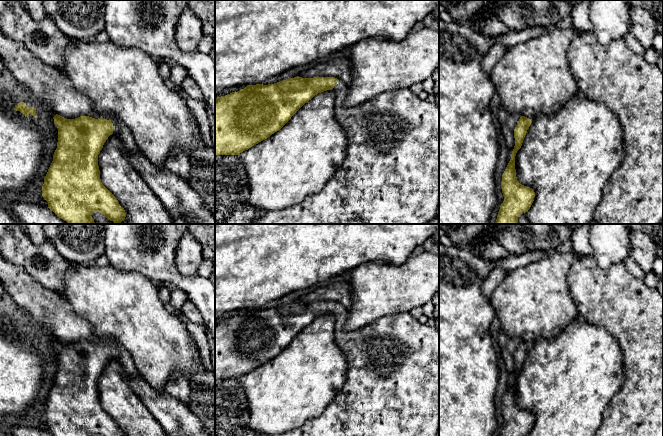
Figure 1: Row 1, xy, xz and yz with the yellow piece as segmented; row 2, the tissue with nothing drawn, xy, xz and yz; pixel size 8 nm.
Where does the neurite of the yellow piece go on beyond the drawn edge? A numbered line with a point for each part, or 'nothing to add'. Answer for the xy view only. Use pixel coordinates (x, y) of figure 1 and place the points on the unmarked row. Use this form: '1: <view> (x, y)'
1: xy (115, 349)

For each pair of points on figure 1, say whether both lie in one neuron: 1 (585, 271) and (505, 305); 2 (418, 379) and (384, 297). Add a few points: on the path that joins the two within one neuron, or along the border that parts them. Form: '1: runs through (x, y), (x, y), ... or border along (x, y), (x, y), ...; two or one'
1: border along (579, 259), (572, 264), (567, 277), (574, 301); two
2: border along (408, 311), (383, 315), (370, 323); two

